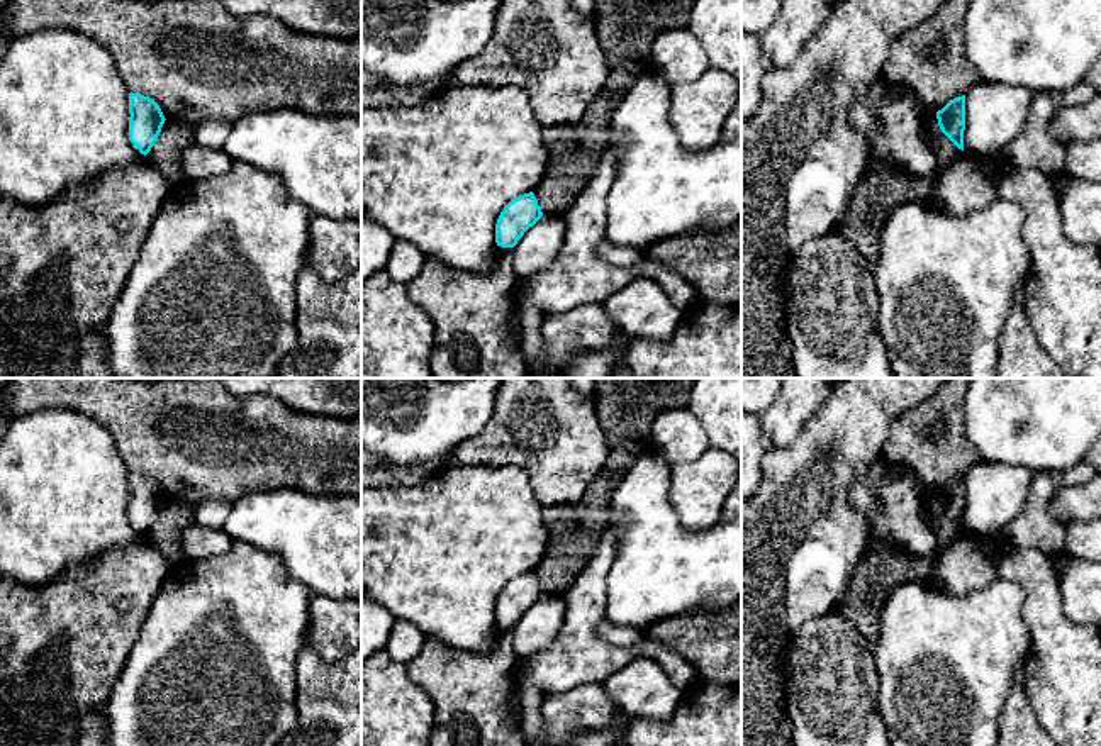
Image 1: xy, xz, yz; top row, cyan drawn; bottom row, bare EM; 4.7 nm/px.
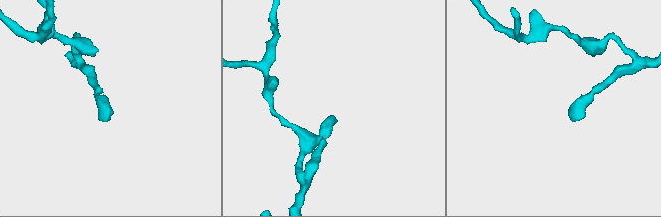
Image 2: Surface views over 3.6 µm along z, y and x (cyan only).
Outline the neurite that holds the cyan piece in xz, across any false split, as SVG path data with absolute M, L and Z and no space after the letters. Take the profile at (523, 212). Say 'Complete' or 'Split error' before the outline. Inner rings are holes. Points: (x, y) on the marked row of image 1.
Complete. M533 192L511 200L495 224L495 242L500 248L514 248L524 232L533 227L543 212Z

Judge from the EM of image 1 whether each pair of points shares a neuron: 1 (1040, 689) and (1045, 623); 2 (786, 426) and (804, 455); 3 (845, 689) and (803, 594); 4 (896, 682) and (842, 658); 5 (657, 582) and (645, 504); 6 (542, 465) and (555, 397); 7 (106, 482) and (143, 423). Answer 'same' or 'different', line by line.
1: same
2: different
3: different
4: different
5: same
6: same
7: different

